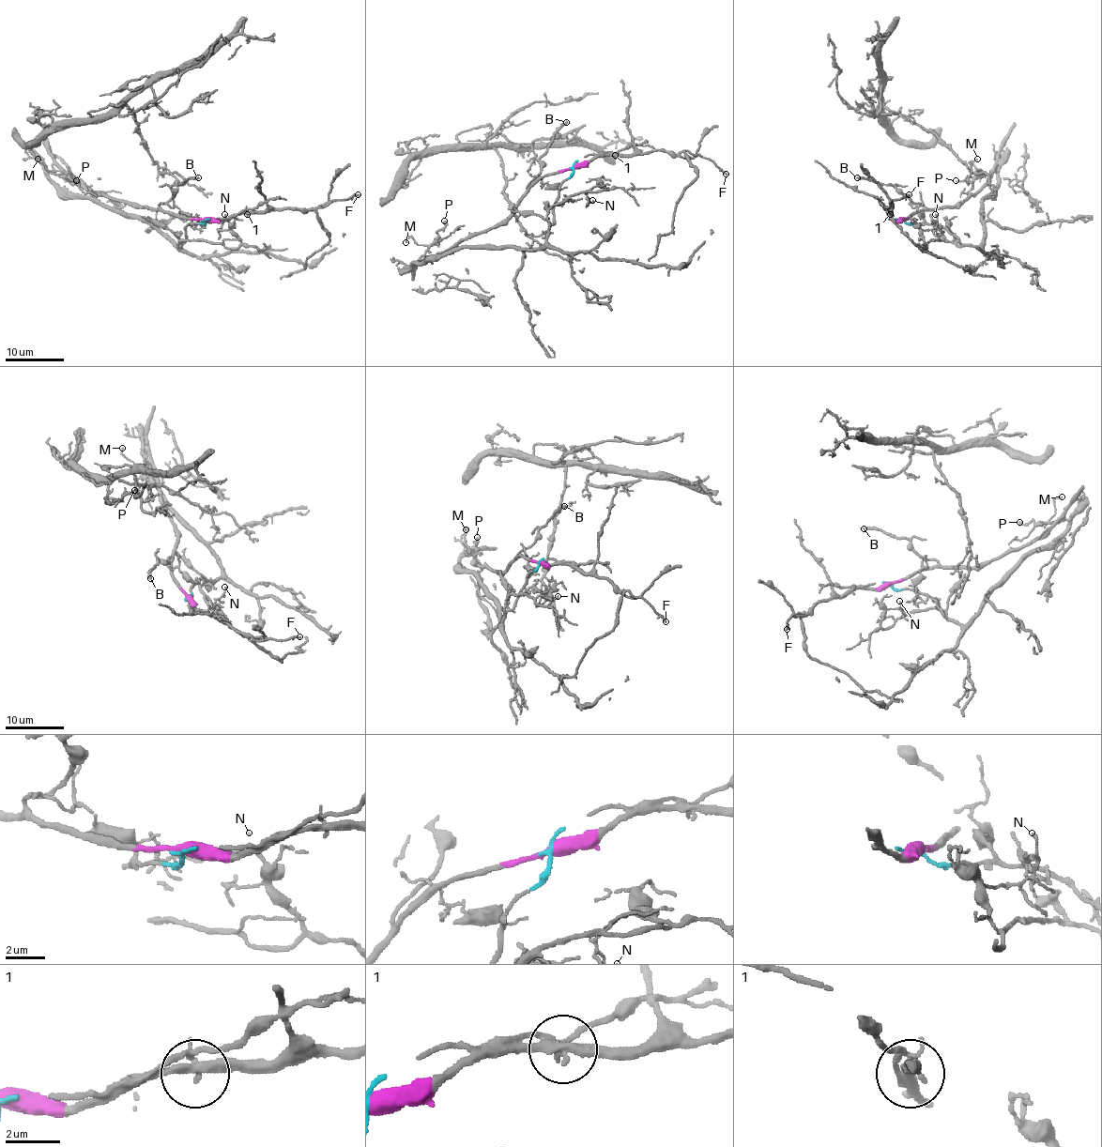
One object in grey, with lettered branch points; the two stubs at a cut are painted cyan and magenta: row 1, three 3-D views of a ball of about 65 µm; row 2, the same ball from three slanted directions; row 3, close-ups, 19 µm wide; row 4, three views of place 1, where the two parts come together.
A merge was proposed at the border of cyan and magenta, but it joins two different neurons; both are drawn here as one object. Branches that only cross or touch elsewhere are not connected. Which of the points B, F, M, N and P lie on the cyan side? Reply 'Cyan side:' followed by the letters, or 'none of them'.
Cyan side: M, N, P

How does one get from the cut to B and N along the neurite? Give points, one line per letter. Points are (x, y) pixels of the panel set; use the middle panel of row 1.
B: (573, 166), (540, 176), (527, 187), (540, 173), (539, 160), (547, 149), (553, 134), (566, 121)
N: (573, 166), (560, 186), (553, 223), (547, 219), (553, 206), (604, 187), (597, 186), (587, 197), (592, 200)

